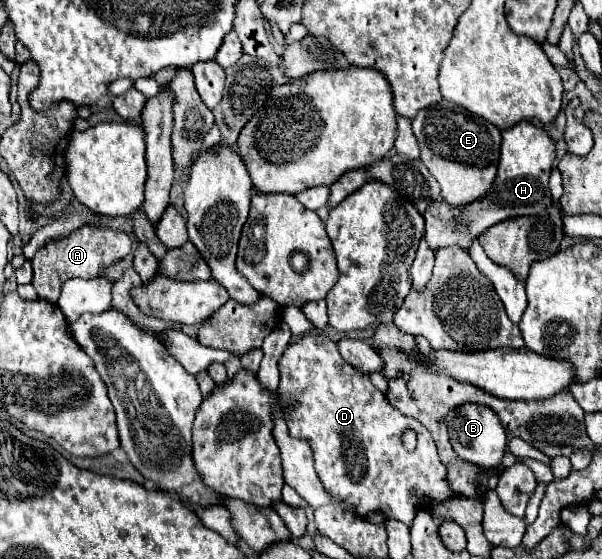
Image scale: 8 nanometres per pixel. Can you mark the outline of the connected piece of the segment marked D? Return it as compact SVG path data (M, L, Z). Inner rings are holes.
M328 335L296 339L286 347L278 367L278 395L286 405L294 403L294 409L286 413L288 431L310 443L318 479L336 501L344 501L344 509L358 511L358 517L380 511L384 519L398 519L410 527L416 513L424 509L424 497L430 499L430 507L458 497L448 485L428 429L392 407L360 369L342 359L338 345ZM408 427L418 433L414 451L406 451L400 441Z

